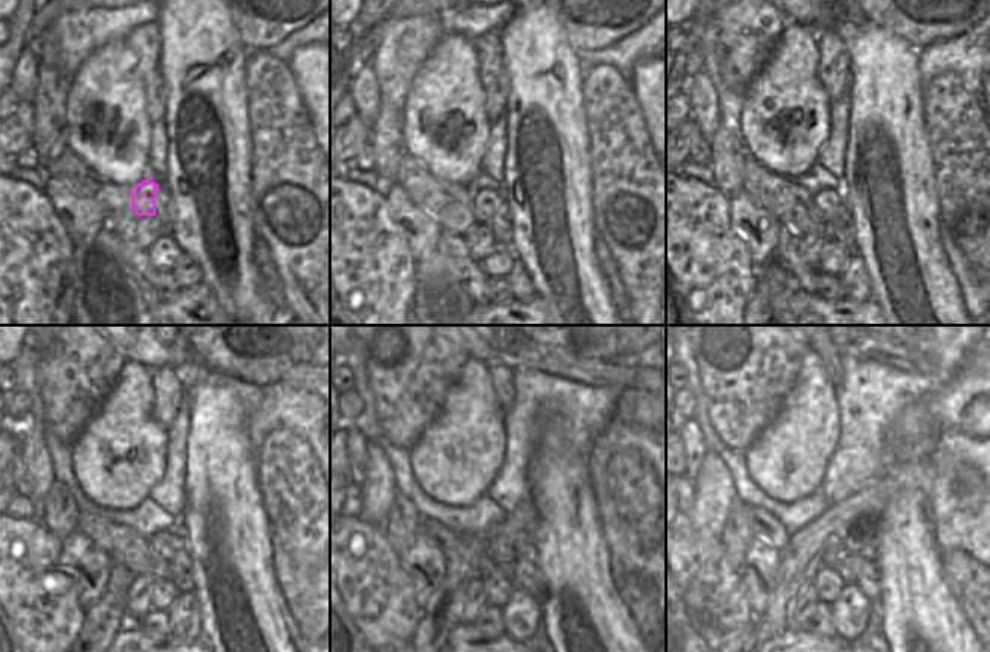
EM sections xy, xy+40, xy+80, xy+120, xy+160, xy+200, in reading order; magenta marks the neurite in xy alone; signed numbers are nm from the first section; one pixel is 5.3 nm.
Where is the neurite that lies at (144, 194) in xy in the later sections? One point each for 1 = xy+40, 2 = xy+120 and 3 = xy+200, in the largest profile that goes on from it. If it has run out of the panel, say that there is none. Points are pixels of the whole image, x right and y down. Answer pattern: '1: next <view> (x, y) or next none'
1: next xy+40 (486, 201)
2: next xy+120 (165, 544)
3: next xy+200 (833, 555)

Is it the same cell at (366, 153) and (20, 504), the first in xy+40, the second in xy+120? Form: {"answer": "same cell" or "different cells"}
{"answer": "different cells"}

